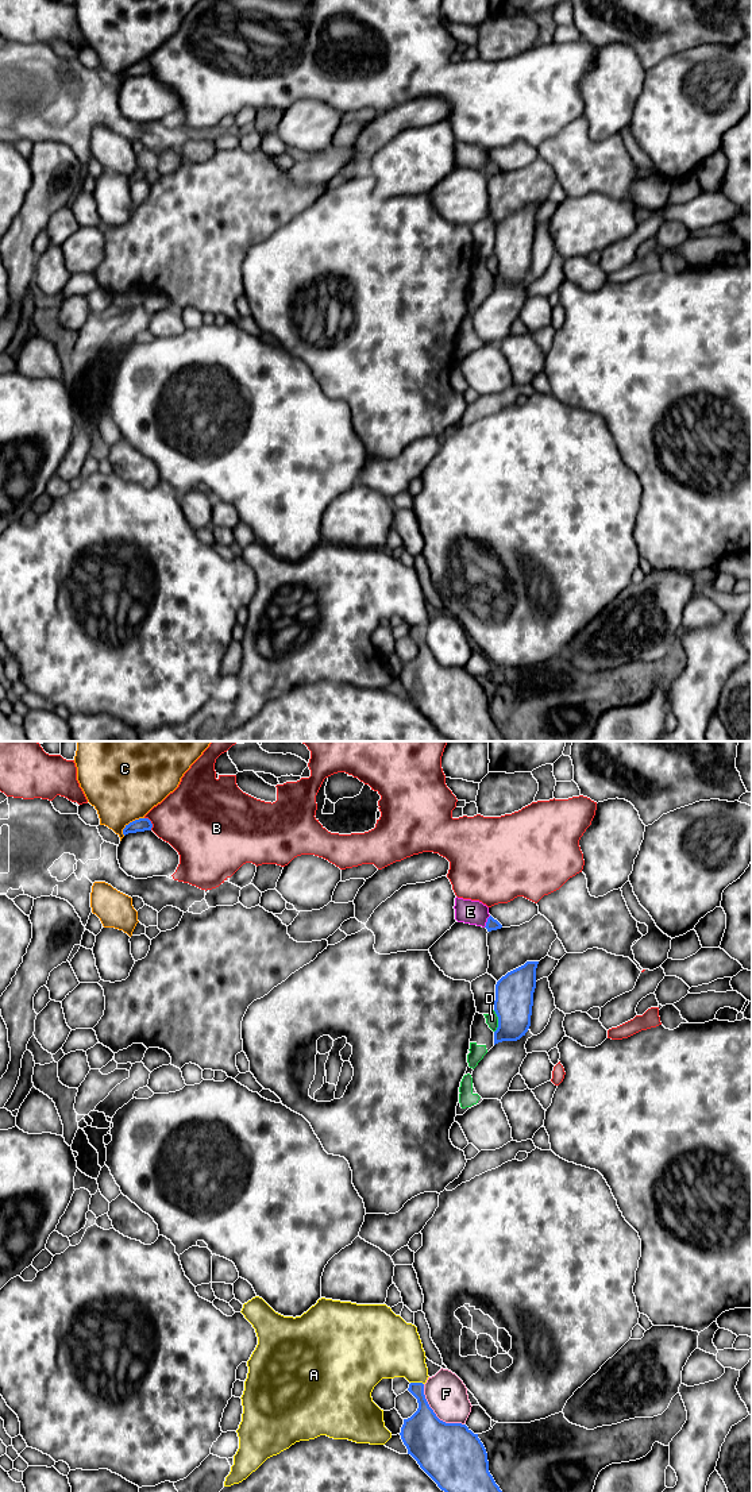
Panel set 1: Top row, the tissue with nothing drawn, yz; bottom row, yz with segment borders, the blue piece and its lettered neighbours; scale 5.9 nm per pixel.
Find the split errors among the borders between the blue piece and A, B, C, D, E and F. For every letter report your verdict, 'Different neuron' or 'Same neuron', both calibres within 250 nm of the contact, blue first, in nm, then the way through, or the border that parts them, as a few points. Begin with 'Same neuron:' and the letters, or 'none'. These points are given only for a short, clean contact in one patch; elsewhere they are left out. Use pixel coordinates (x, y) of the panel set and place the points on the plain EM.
Same neuron: none
A: Different neuron. Thickness 170 nm (blue) against 340 nm
B: Different neuron. Thickness 80 nm (blue) against 400 nm
C: Different neuron. Thickness 80 nm (blue) against 400 nm
D: Different neuron. Thickness 220 nm (blue) against 80 nm
E: Different neuron. Thickness 70 nm (blue) against 140 nm. Boundary: yz (490, 160), (484, 170)
F: Different neuron. Thickness 360 nm (blue) against 240 nm

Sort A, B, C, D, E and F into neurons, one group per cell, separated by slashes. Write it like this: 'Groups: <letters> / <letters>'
Groups: A / B / C / D / E / F

